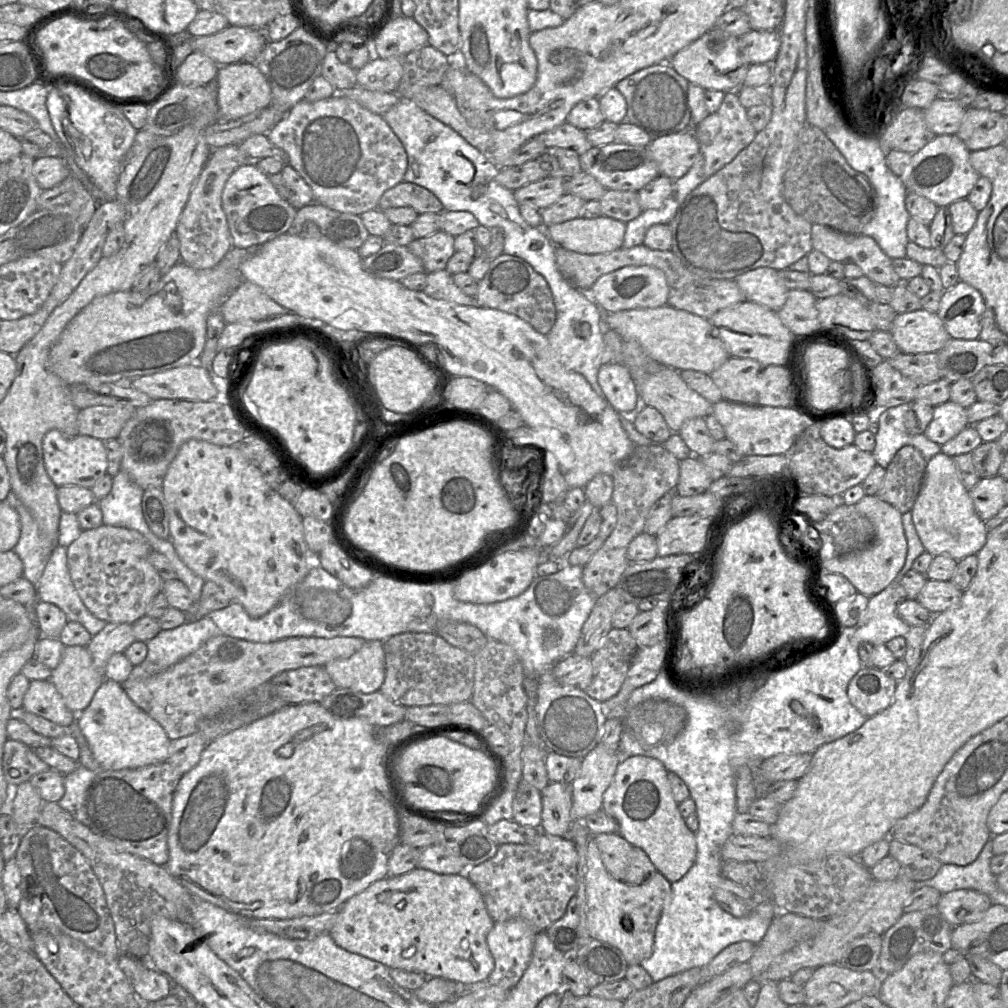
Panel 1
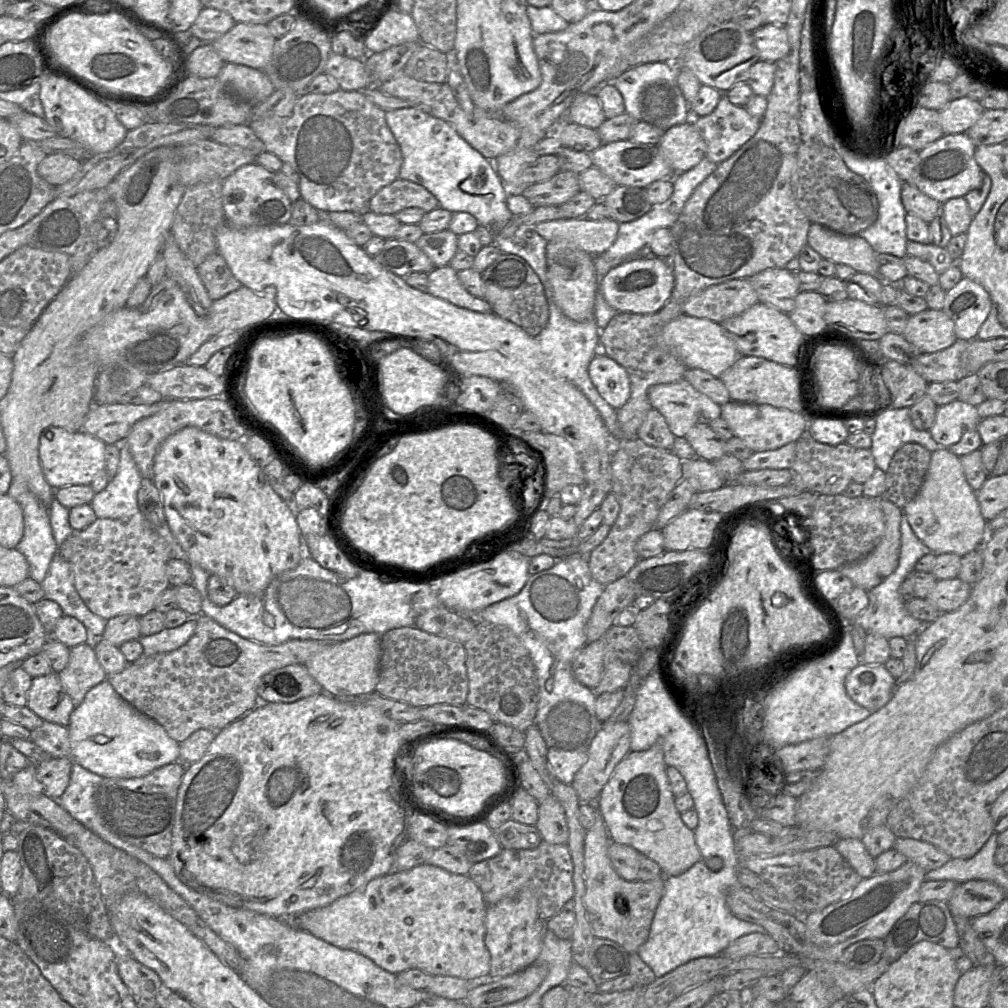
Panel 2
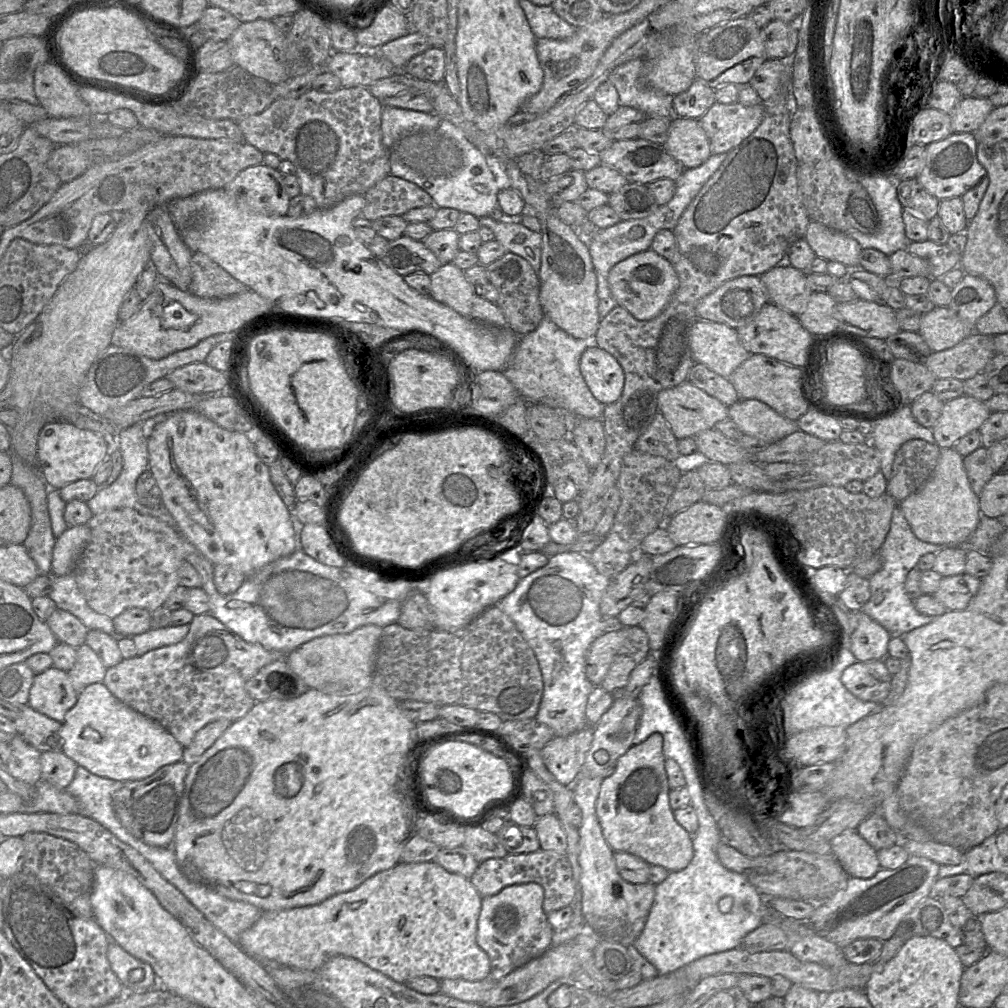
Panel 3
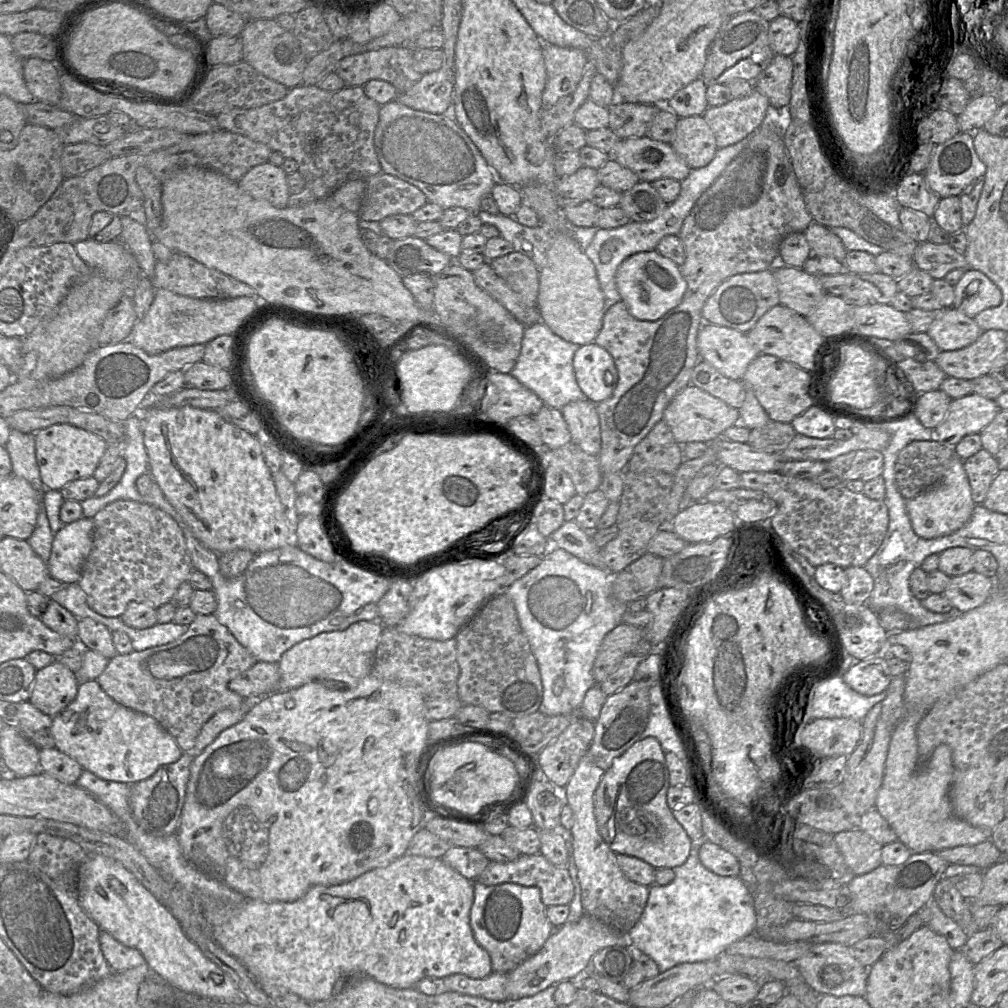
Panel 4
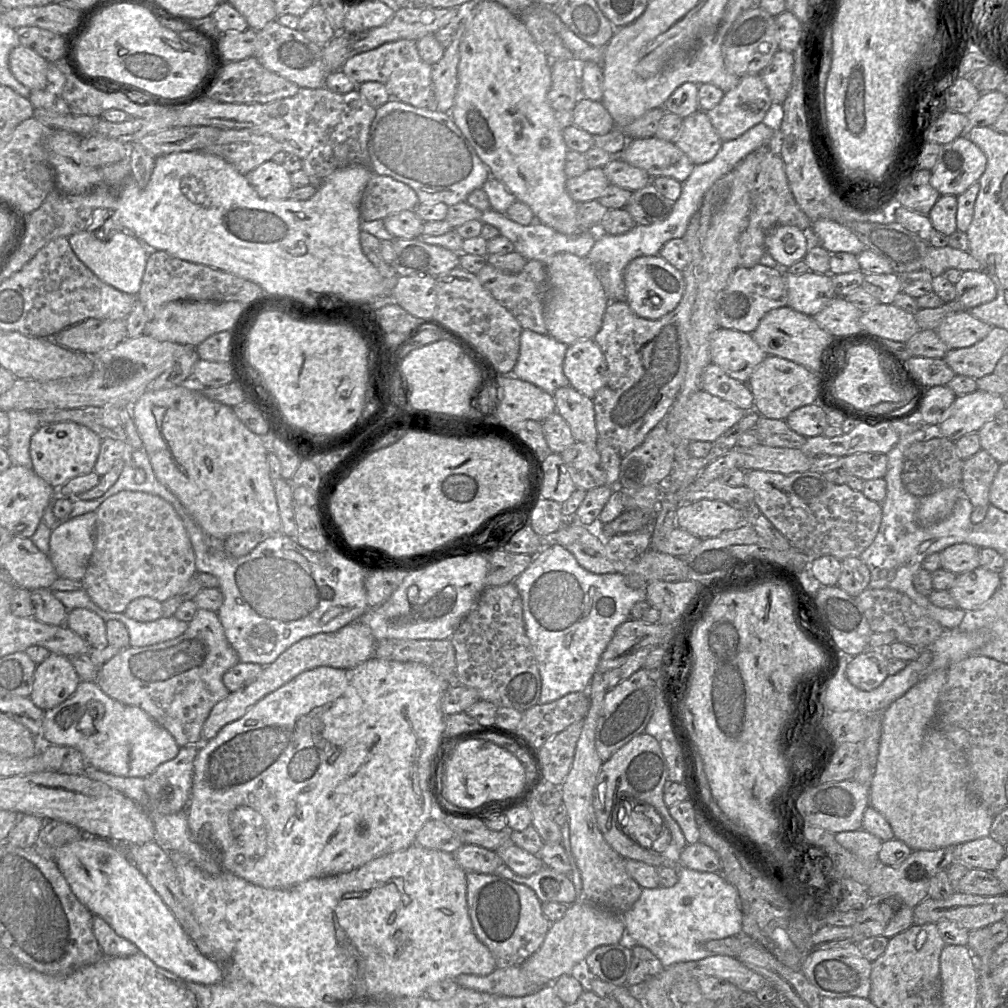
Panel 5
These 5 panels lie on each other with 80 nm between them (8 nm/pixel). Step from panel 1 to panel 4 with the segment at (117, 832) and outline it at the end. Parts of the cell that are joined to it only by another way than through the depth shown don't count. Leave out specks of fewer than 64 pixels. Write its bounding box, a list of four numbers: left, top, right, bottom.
[129,752,195,836]

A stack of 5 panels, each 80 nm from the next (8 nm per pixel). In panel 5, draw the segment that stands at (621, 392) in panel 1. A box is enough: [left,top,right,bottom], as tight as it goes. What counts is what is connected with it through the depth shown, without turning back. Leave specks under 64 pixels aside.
[563,339,608,399]

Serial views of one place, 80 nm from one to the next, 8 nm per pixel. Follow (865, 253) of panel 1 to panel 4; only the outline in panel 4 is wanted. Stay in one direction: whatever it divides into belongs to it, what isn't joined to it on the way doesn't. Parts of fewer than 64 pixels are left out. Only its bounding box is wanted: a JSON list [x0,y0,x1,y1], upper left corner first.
[803,222,847,261]

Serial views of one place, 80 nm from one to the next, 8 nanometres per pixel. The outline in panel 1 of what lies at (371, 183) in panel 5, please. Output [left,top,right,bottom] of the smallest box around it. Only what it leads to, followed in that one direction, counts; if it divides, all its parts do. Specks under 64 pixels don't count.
[378,181,441,214]

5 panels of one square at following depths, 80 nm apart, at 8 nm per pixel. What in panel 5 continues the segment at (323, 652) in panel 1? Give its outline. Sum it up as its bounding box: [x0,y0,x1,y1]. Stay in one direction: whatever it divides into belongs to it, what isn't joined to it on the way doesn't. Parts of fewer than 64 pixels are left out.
[97,609,239,747]

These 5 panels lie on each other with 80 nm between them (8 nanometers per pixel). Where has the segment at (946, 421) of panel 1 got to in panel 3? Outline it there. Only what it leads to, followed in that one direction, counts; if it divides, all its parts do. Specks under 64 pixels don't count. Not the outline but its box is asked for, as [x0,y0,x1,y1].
[932,395,990,449]

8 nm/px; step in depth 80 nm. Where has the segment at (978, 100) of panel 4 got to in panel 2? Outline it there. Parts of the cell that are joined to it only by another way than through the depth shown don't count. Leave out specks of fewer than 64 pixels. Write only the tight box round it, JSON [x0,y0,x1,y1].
[940,97,985,134]

